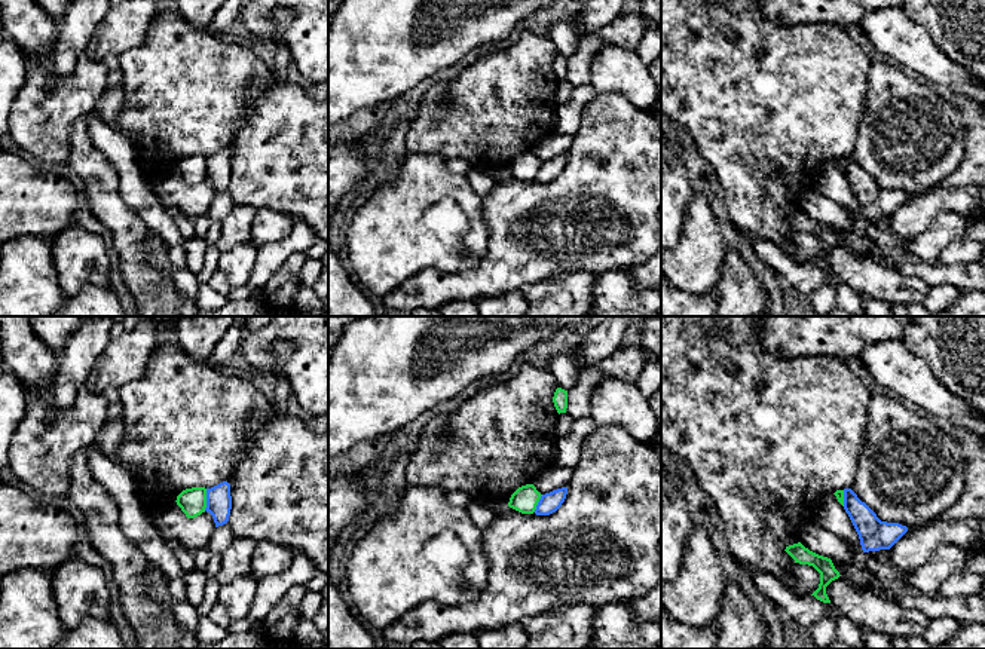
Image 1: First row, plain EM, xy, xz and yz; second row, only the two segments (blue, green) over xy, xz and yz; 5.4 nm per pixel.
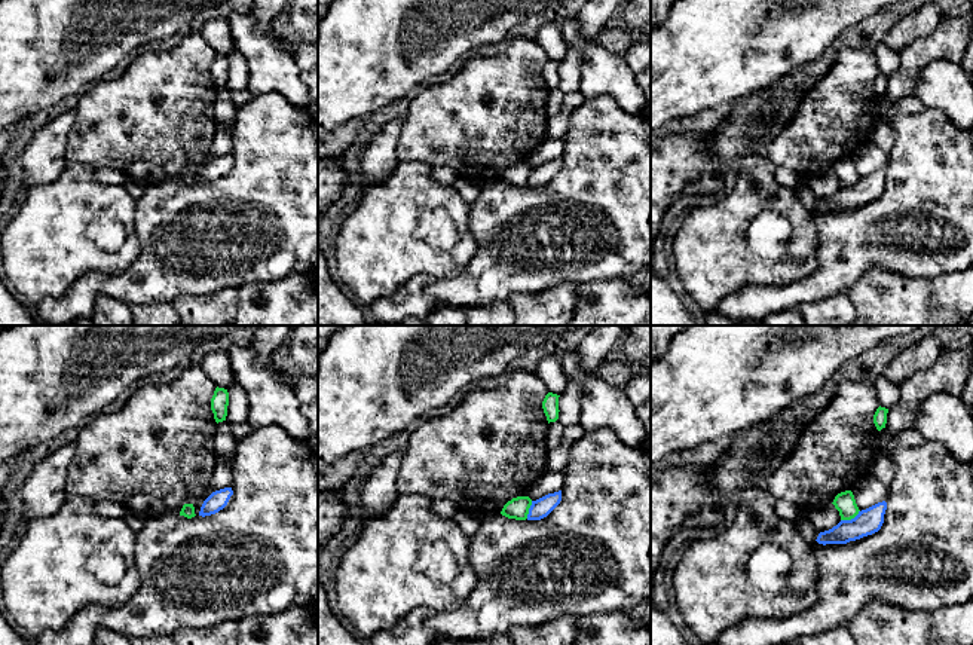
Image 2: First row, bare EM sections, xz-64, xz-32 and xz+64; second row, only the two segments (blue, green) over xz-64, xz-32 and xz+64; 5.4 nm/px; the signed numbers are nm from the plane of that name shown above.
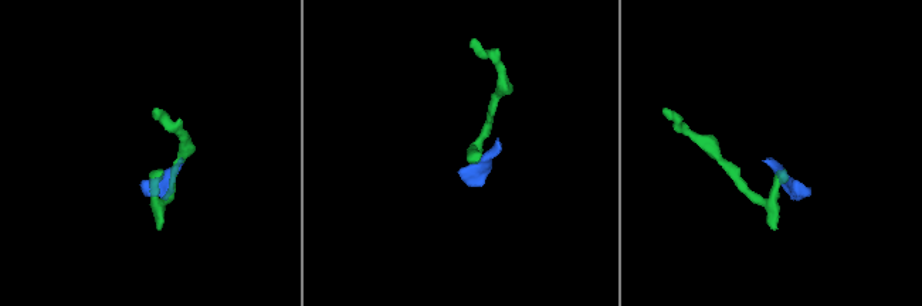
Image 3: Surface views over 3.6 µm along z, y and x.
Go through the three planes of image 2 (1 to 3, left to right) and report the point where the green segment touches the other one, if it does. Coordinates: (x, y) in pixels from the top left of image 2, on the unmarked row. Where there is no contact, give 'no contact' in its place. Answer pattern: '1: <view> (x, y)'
1: no contact
2: xz-32 (529, 177)
3: xz+64 (851, 186)

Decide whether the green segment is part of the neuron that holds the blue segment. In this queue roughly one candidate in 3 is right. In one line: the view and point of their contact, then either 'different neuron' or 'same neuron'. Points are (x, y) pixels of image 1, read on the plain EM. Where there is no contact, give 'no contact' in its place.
xy (207, 167) | different neuron

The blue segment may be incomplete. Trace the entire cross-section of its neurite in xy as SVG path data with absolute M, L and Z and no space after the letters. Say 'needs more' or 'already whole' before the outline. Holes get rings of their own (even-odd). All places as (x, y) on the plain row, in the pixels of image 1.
already whole | M223 149L211 156L207 156L207 175L214 186L215 195L229 189L232 177L230 151Z

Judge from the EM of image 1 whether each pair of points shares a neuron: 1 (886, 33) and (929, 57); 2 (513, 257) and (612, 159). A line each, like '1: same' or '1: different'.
1: same
2: same

